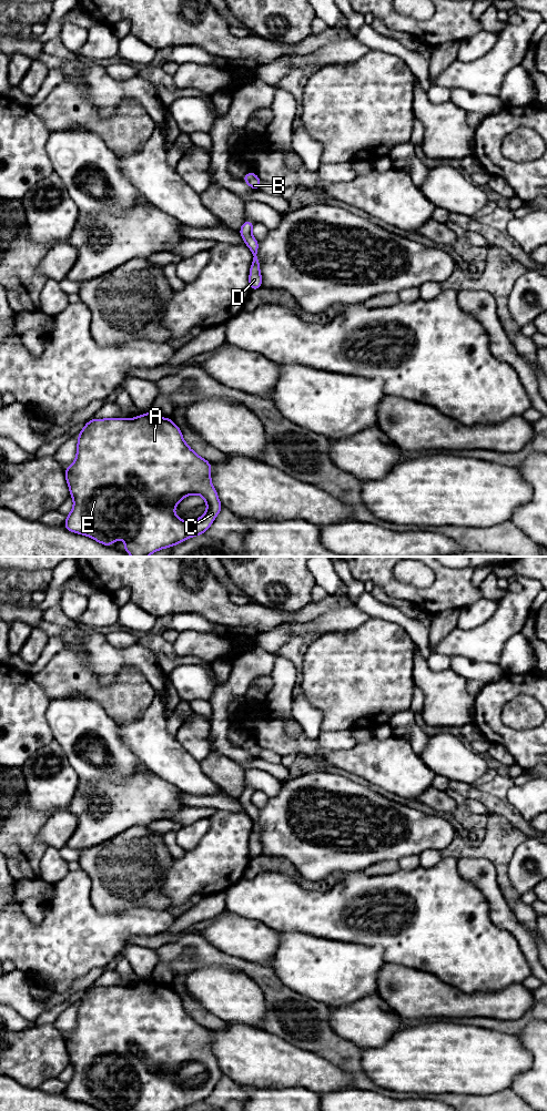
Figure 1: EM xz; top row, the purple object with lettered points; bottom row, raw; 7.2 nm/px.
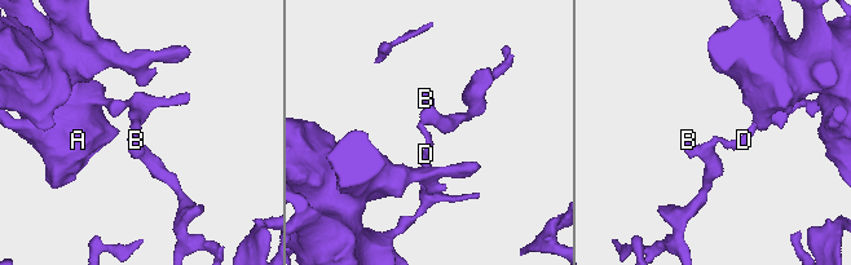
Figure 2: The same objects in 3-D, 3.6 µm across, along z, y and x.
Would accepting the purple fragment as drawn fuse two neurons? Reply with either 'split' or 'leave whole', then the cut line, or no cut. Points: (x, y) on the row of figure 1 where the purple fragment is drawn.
leave whole | no cut

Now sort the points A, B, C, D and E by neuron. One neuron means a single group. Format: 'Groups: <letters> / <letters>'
Groups: A B C D E

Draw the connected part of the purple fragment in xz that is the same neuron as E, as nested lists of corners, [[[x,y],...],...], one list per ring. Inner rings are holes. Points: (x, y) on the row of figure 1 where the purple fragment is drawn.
[[[151,411],[123,419],[91,419],[78,435],[77,459],[63,469],[74,504],[63,527],[84,534],[110,547],[124,536],[124,551],[132,557],[148,557],[158,550],[203,534],[223,508],[211,483],[212,463],[196,455],[184,441],[182,432],[171,418],[159,417]],[[189,495],[201,495],[207,510],[197,520],[182,521],[173,509]]]

